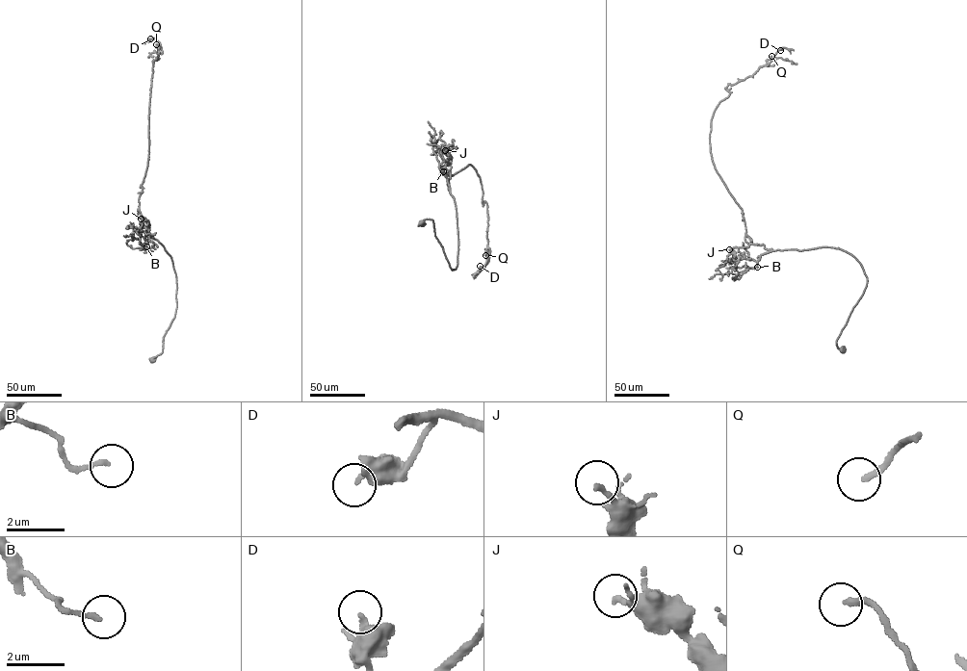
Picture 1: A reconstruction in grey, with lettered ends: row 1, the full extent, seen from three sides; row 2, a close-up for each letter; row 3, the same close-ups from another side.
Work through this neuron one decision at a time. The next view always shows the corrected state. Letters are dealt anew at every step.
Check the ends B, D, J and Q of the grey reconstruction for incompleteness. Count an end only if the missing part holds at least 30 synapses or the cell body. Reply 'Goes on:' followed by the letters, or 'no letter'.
Goes on: Q

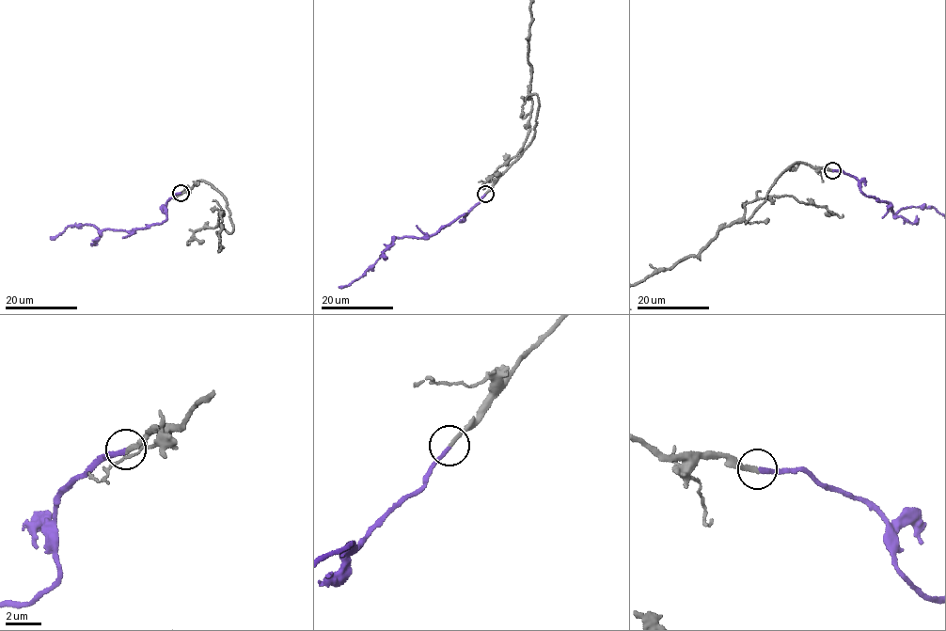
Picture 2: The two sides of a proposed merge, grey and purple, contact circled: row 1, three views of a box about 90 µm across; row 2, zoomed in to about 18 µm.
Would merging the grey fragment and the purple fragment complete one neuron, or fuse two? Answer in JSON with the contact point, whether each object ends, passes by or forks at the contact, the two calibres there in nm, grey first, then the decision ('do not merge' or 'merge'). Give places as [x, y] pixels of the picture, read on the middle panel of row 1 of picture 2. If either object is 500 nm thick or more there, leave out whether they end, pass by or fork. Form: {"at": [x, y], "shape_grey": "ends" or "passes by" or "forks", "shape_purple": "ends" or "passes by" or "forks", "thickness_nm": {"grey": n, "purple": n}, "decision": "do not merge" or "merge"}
{"at": [485, 194], "shape_grey": "ends", "shape_purple": "ends", "thickness_nm": {"grey": 240, "purple": 240}, "decision": "merge"}

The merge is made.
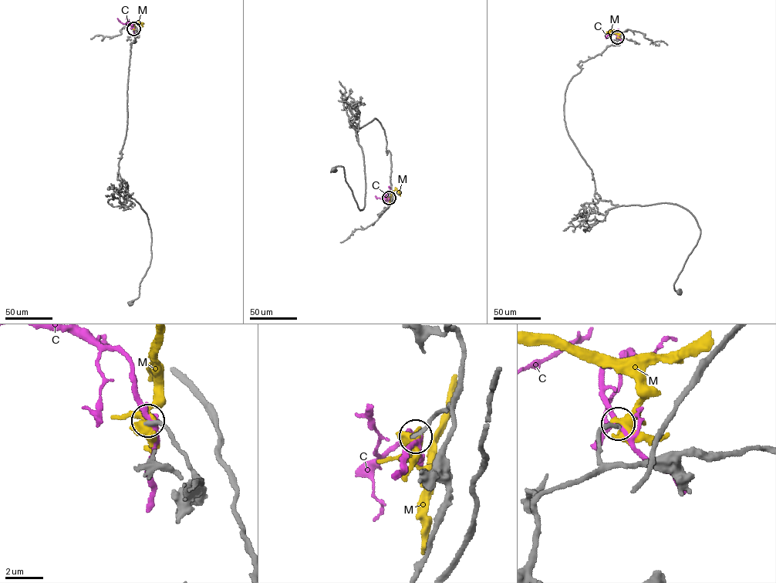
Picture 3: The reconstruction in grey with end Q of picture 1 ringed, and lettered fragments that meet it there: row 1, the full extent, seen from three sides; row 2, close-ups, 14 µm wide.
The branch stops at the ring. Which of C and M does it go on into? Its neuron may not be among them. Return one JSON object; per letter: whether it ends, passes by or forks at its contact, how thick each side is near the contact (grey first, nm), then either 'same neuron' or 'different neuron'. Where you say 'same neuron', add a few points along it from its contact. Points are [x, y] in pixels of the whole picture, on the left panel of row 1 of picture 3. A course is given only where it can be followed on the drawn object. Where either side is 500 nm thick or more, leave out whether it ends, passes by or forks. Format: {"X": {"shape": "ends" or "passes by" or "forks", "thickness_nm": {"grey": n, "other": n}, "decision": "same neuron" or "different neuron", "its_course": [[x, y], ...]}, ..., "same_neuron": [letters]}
{"C": {"shape": "passes by", "thickness_nm": {"grey": 240, "other": 240}, "decision": "different neuron"}, "M": {"thickness_nm": {"grey": 240, "other": 550}, "decision": "different neuron"}, "same_neuron": []}

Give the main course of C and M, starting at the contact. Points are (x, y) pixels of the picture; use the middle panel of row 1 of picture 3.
C: (389, 197), (384, 199), (389, 190), (389, 187)
M: (389, 198), (395, 189), (399, 195)

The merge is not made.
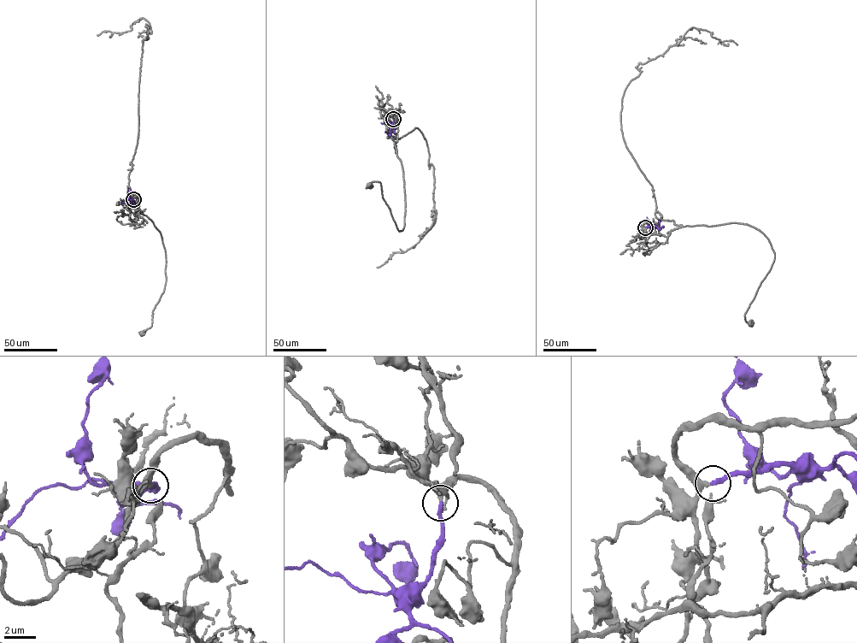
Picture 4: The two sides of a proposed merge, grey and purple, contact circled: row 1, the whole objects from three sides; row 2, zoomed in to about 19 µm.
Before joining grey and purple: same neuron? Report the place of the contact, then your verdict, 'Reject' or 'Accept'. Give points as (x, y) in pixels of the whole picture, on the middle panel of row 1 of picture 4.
Place: (393, 119). Accept

